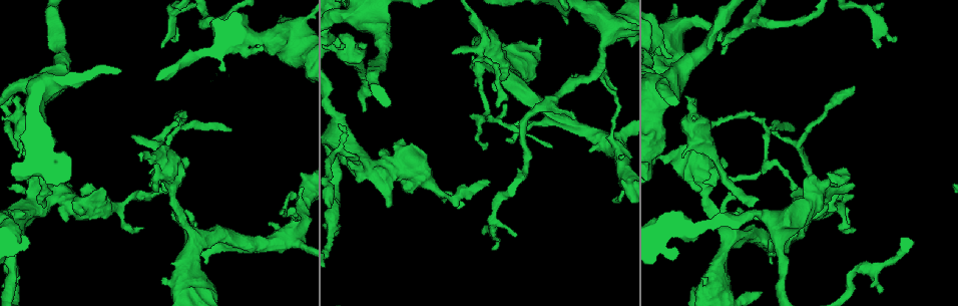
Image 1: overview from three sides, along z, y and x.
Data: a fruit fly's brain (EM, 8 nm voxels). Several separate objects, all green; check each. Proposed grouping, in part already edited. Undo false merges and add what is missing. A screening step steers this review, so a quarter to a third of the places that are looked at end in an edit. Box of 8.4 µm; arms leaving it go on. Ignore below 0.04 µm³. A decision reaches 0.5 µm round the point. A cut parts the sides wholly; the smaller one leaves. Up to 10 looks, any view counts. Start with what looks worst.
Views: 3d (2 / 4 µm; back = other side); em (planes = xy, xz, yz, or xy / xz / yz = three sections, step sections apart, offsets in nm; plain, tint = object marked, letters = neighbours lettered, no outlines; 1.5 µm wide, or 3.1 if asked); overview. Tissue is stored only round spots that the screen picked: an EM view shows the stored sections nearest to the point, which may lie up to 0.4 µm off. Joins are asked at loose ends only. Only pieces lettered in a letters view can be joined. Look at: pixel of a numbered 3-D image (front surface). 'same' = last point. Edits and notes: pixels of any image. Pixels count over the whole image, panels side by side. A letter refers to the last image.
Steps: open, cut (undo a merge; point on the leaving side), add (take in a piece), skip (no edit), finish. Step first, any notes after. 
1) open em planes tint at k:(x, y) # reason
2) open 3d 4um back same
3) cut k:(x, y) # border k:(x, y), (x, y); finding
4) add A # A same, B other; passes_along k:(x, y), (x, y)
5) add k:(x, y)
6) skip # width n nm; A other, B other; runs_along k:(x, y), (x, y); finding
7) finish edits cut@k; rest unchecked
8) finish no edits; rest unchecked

open em yz step 8 letters at 1:(759, 200) # branch stops here

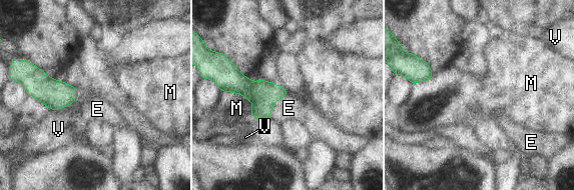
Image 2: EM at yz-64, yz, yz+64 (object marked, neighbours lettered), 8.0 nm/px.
open em planes letters same # cut it another way

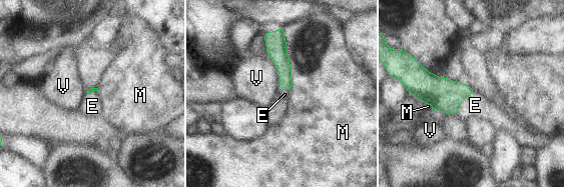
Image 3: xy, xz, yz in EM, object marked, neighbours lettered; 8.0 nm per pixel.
add E # E same, M other, V other; it goes on there

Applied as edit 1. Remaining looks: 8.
open overview # redraw

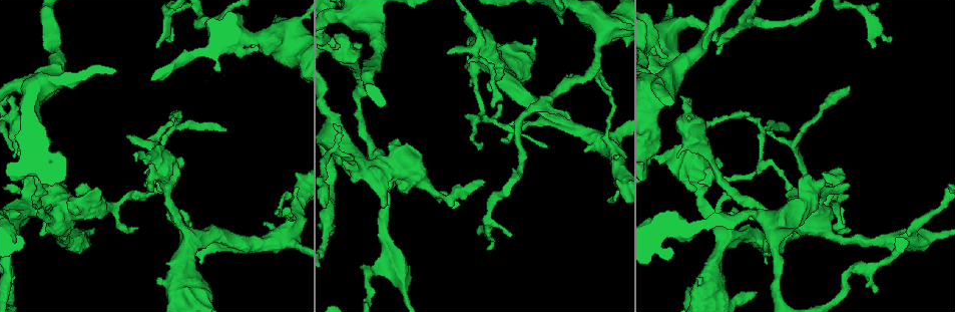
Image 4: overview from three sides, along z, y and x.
open 3d 4um at 4:(158, 278) # stops while still wide

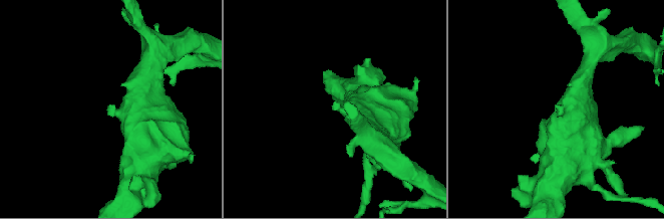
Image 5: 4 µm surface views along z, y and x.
open em planes plain at 5:(336, 101)

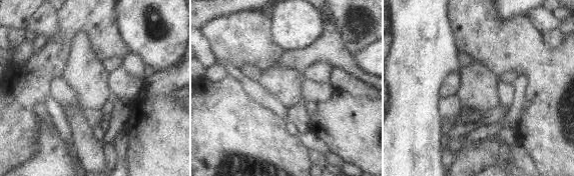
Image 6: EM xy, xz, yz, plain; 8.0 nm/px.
open em planes letters same # what lies round it

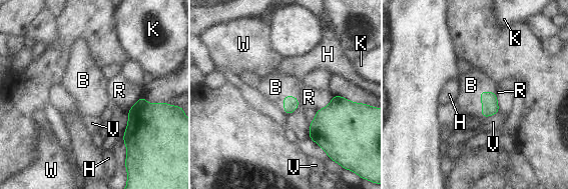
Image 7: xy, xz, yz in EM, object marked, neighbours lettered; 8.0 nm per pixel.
add B # B same, H other, K other, R other, V other, W other; passes_along 7:(490, 106), (480, 97), (471, 85); the cell continues

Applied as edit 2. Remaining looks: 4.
open em planes letters at 4:(483, 186)

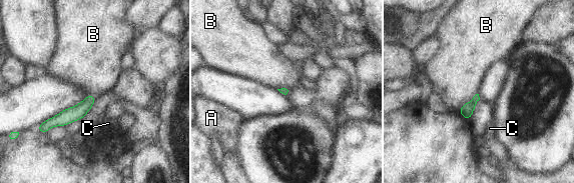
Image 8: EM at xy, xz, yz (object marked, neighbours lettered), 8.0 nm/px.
skip # A other, B other, C other; runs_along 8:(92, 97), (76, 113), (44, 126); none of them fits

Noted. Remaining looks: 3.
open em planes letters at 4:(274, 213) # tapers out

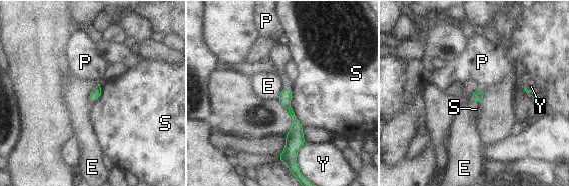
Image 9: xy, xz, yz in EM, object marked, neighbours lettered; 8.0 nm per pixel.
skip # width 80 nm; E other, P other, S other, Y other; no lettered piece goes on from it

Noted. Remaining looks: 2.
finish edits add@3, add@7; rest unchecked

